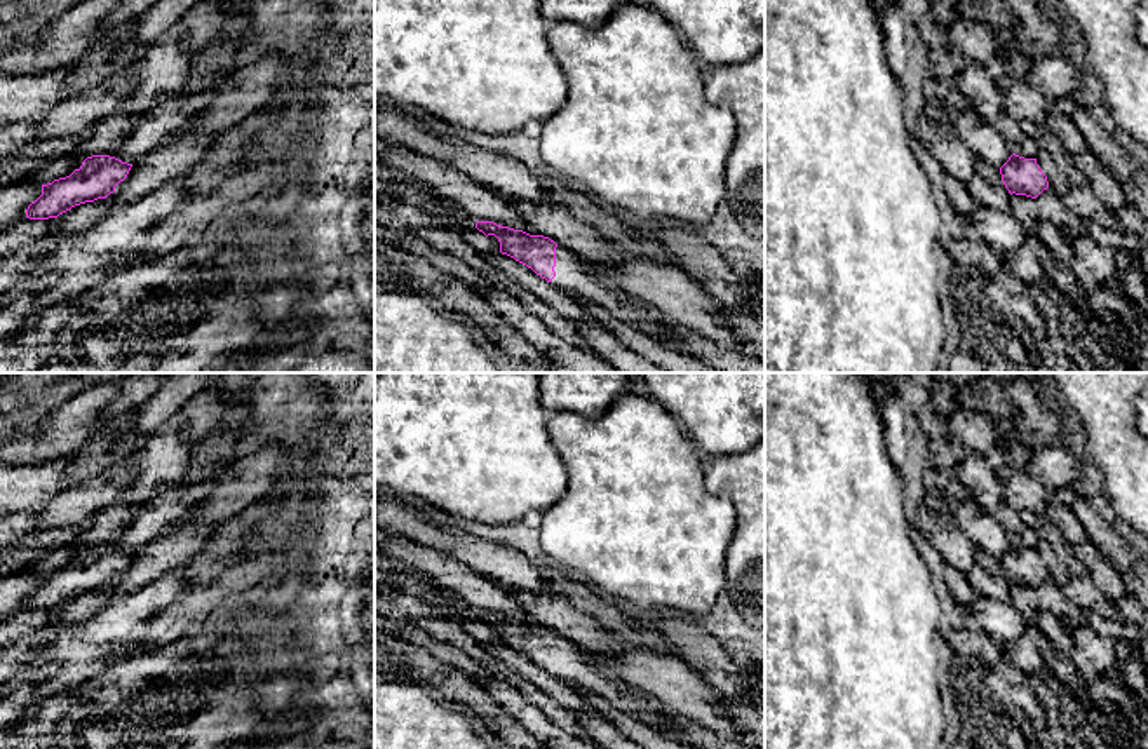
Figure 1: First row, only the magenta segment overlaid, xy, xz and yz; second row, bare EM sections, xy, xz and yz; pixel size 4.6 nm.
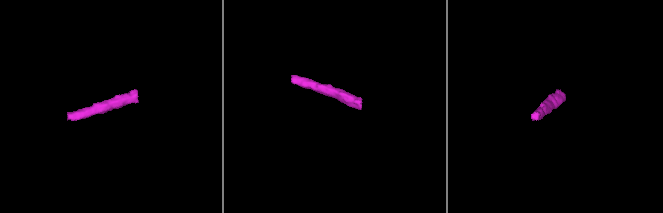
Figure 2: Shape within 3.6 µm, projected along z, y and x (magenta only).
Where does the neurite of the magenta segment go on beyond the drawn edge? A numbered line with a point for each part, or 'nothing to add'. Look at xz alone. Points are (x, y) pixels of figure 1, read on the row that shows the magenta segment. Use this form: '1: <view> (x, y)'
1: xz (584, 279)

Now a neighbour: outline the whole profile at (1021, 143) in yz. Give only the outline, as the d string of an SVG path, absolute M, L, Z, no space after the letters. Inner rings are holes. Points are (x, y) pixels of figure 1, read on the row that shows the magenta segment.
M1007 110L996 117L993 127L1002 134L1012 153L1024 159L1037 157L1038 146L1028 132L1026 124L1012 117Z

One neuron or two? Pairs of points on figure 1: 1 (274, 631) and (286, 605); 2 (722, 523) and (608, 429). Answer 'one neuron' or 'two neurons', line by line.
1: two neurons
2: one neuron

